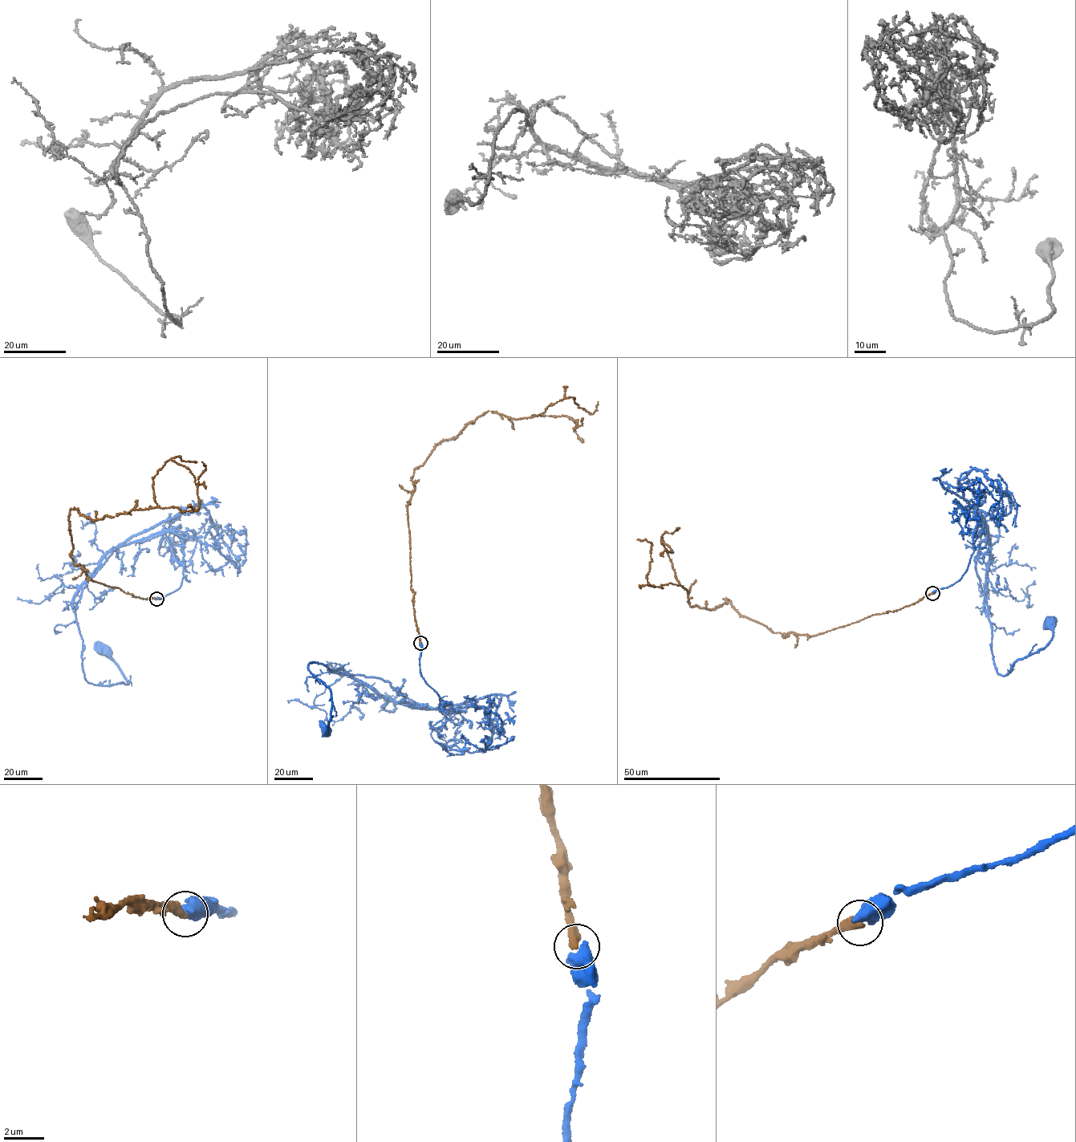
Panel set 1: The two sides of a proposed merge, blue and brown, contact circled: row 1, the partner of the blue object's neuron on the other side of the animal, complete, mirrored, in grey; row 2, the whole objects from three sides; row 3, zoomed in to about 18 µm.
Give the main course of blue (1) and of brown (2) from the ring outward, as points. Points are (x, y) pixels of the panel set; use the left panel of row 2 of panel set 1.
1: (156, 599), (182, 579), (164, 534), (113, 551), (83, 590), (75, 611), (83, 674), (128, 684), (107, 652)
2: (156, 599), (87, 577), (71, 558), (69, 514), (75, 509), (92, 520), (133, 510), (197, 510), (201, 461)

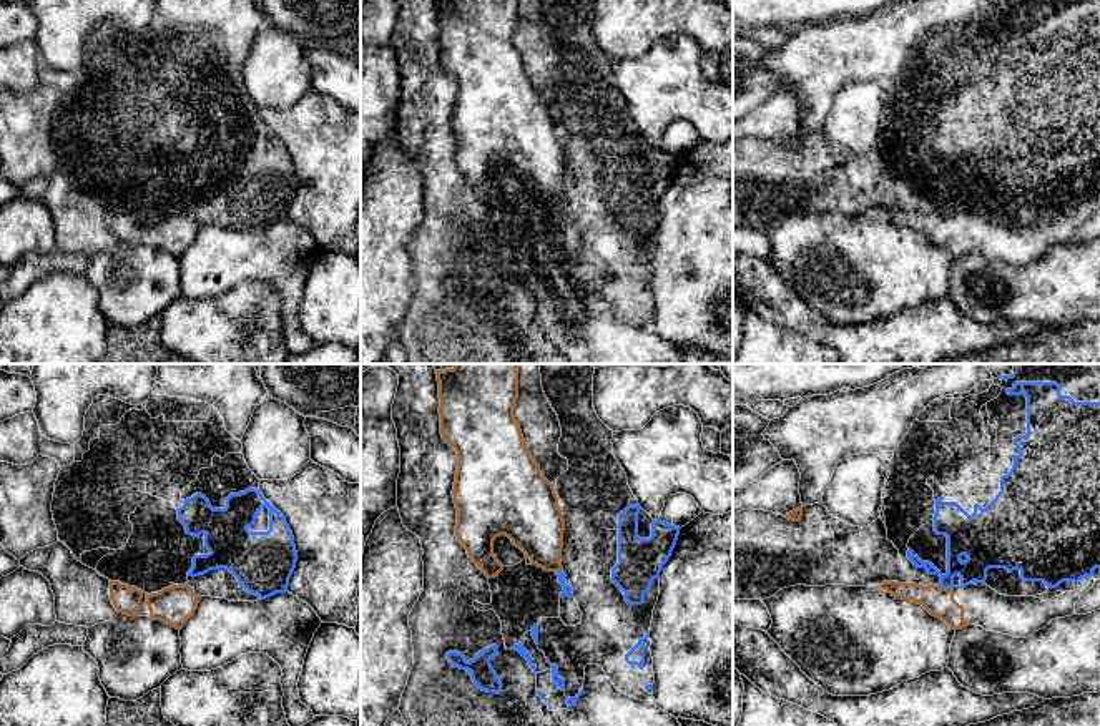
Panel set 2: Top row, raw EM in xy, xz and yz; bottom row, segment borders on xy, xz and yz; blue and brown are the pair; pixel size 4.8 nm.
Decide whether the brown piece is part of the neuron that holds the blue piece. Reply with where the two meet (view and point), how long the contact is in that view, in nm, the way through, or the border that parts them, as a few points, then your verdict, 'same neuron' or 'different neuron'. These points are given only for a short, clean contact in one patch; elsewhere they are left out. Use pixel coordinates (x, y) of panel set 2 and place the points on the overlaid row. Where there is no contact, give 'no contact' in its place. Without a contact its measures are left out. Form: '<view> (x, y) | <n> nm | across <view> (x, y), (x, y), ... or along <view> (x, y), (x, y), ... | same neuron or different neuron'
yz (944, 587) | 70 nm | along yz (937, 585), (951, 588) | different neuron

